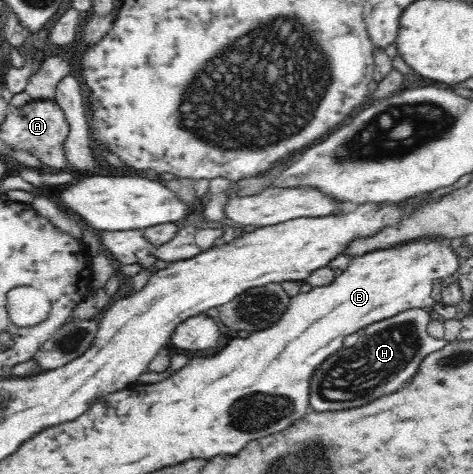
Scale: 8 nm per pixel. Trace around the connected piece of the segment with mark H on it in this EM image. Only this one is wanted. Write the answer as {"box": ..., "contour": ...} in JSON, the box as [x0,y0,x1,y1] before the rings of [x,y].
{"box":[309,308,449,412],"contour":[[[412,308],[404,310],[392,318],[384,318],[380,322],[374,322],[361,330],[358,341],[354,346],[342,347],[334,354],[331,354],[312,374],[310,382],[309,403],[316,412],[340,411],[361,407],[376,398],[384,395],[402,391],[402,385],[410,382],[411,378],[418,372],[420,363],[428,354],[443,349],[449,342],[442,339],[433,338],[428,334],[427,326],[431,321],[428,309]]]}

